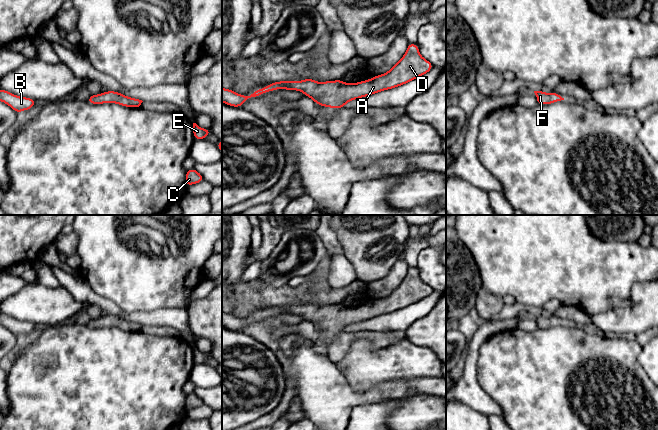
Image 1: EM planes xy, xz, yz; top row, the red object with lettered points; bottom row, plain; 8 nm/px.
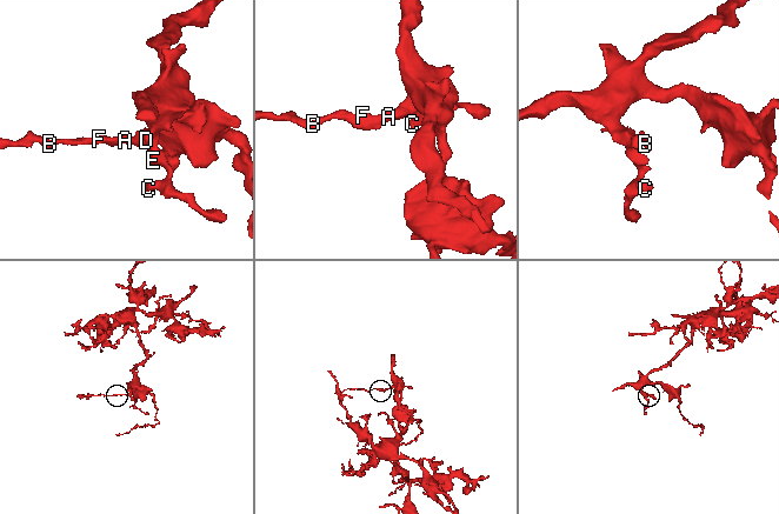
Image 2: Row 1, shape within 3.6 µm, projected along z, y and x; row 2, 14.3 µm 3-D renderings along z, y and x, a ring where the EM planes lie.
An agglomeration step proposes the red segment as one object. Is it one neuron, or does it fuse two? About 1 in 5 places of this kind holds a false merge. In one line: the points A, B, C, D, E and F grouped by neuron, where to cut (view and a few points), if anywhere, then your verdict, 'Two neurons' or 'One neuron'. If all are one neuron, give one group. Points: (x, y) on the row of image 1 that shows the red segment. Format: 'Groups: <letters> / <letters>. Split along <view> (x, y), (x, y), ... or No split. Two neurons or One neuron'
Groups: A B C D E F. No split. One neuron

